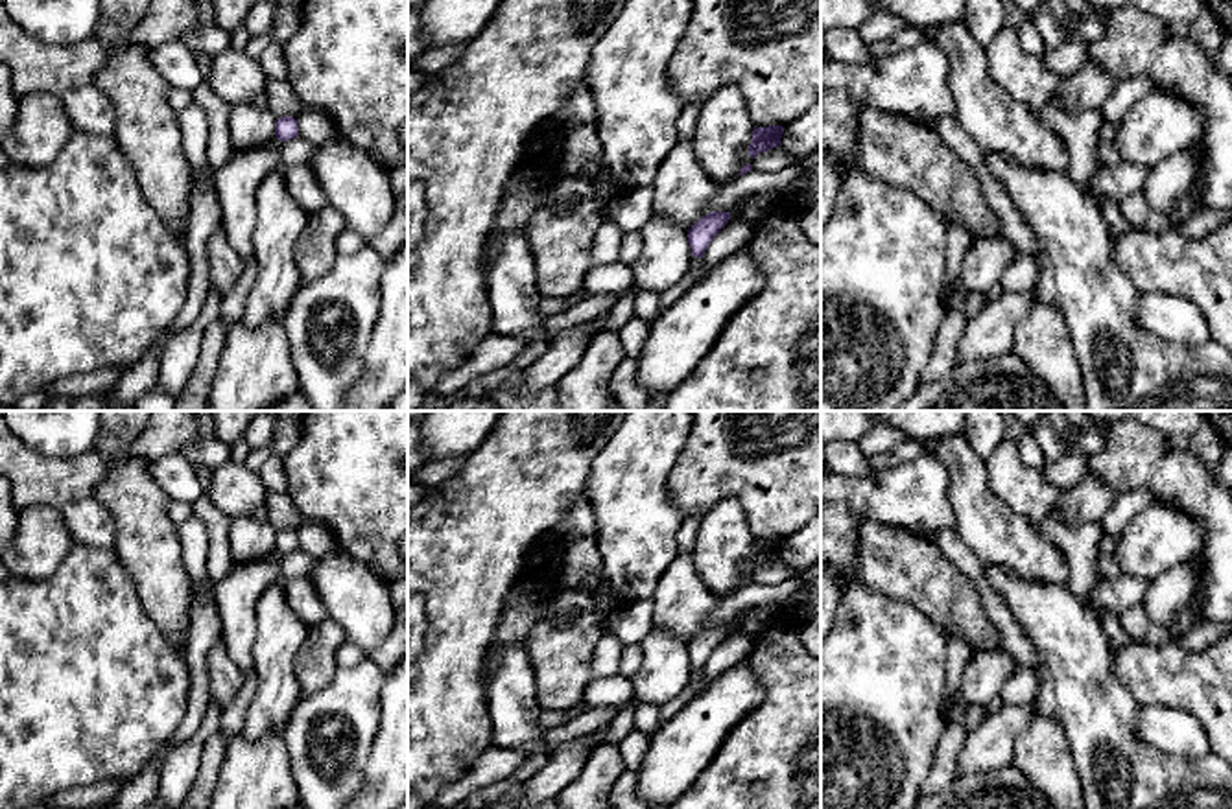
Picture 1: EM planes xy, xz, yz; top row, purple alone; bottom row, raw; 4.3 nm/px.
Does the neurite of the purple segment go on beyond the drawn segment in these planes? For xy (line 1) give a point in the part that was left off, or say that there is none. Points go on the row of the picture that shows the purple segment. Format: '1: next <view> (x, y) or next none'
1: next none

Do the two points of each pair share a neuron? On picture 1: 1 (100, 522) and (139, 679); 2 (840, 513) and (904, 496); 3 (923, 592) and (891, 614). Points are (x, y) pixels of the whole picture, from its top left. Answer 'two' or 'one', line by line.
1: two
2: one
3: two

